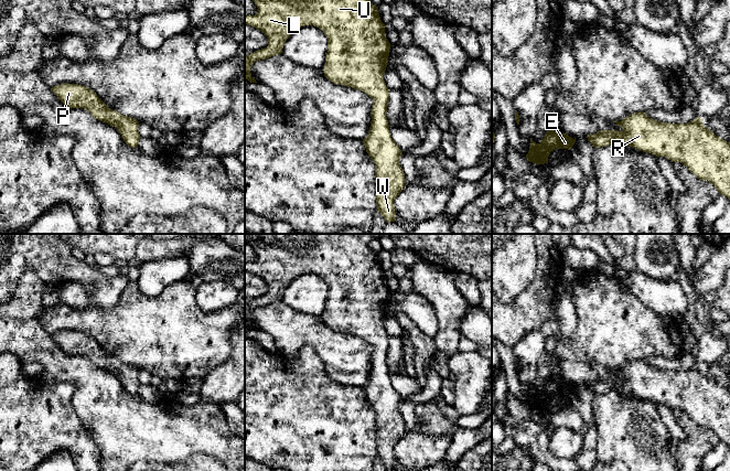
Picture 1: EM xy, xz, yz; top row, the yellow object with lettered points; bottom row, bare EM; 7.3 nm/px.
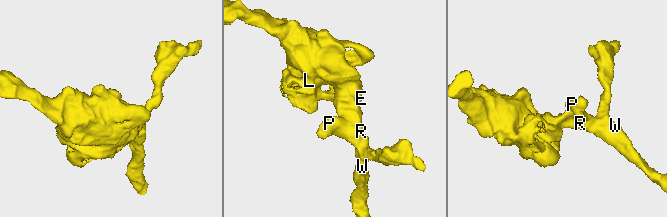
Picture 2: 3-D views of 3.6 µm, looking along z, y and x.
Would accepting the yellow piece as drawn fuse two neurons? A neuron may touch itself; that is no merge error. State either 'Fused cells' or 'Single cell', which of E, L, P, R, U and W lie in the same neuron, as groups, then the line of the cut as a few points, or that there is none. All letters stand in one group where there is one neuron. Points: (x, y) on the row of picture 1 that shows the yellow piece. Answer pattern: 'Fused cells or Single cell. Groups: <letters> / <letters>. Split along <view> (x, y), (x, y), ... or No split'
Single cell. Groups: E L P R U W. No split

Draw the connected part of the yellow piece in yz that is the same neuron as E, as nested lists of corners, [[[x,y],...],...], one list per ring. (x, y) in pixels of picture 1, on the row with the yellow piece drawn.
[[[549,129],[540,143],[536,143],[530,139],[529,151],[526,154],[526,159],[529,162],[538,164],[548,164],[548,157],[555,149],[568,149],[570,150],[576,142],[576,138],[569,137],[567,133],[554,131]]]

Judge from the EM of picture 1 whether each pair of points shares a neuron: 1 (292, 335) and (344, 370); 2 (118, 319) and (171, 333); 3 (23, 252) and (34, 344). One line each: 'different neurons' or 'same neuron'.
1: same neuron
2: same neuron
3: different neurons

